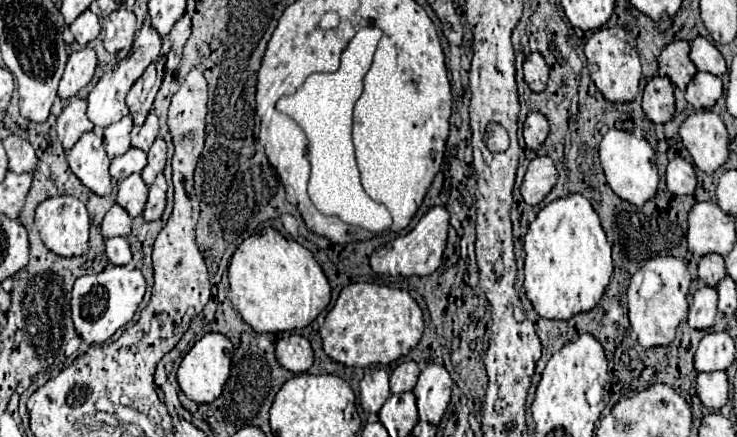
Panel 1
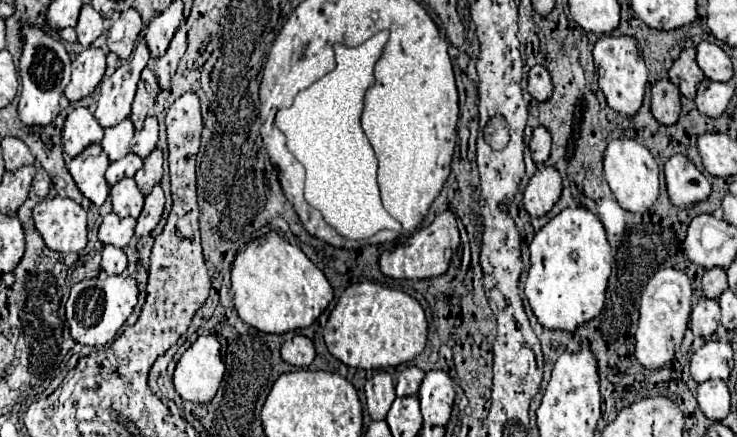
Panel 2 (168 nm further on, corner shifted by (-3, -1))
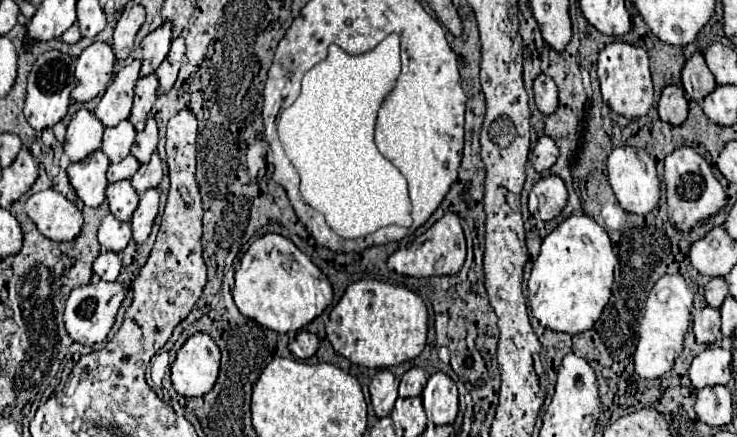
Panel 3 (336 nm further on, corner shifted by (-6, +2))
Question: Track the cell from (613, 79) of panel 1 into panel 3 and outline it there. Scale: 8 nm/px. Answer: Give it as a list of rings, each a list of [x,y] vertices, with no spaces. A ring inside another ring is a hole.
[[[613,41],[599,51],[597,73],[599,73],[599,81],[601,81],[603,101],[615,113],[633,119],[633,117],[645,115],[651,109],[651,105],[653,105],[653,83],[651,83],[651,75],[649,75],[649,57],[647,57],[645,49],[631,45],[631,43]]]

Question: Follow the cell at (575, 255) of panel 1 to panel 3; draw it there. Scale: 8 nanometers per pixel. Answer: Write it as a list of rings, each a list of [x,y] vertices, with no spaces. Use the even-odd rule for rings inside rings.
[[[569,215],[543,239],[541,253],[533,263],[527,285],[533,315],[551,331],[575,335],[591,329],[609,303],[615,263],[607,231],[589,215]]]

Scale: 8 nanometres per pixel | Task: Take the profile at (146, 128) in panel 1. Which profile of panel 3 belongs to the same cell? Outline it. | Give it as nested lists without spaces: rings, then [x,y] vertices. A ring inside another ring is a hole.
[[[147,117],[145,129],[135,137],[131,155],[137,157],[141,163],[149,163],[155,149],[157,149],[157,123],[153,117]]]

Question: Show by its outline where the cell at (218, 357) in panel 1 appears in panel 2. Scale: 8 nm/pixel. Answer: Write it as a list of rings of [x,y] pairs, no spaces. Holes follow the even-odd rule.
[[[214,334],[198,336],[196,342],[180,356],[172,382],[182,400],[210,402],[222,382],[224,362],[220,342]]]

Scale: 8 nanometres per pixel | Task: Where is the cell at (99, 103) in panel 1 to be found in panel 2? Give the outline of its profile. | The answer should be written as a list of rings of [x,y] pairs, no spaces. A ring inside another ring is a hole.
[[[138,42],[136,50],[130,56],[130,62],[122,64],[110,78],[104,78],[100,82],[94,116],[104,128],[116,126],[118,122],[130,116],[136,84],[148,60],[150,60],[148,46],[144,42]]]

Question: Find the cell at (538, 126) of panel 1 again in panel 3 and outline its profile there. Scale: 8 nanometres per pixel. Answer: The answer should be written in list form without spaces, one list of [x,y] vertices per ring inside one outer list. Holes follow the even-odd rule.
[[[549,135],[539,137],[539,141],[535,143],[535,147],[531,151],[531,163],[533,163],[533,167],[539,173],[543,173],[543,171],[551,169],[555,161],[557,161],[557,145],[553,143],[553,139],[549,139]]]

